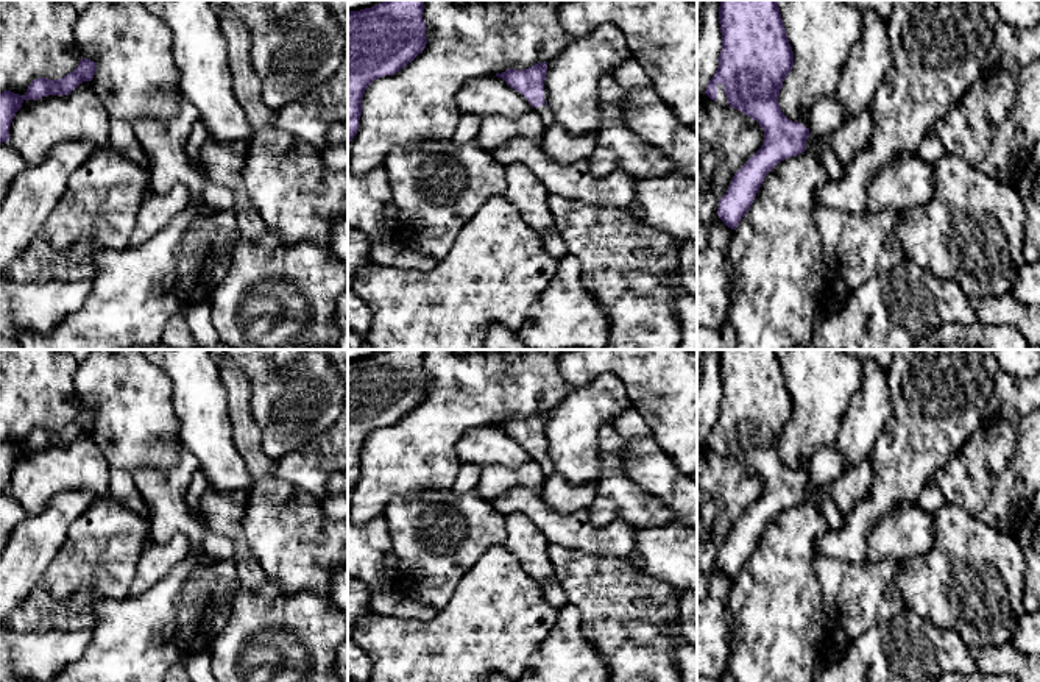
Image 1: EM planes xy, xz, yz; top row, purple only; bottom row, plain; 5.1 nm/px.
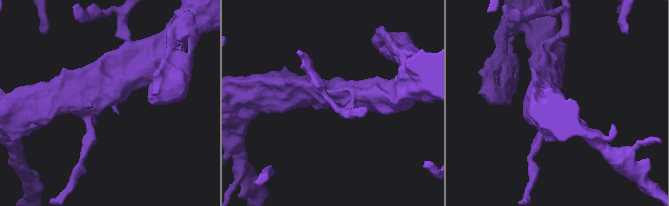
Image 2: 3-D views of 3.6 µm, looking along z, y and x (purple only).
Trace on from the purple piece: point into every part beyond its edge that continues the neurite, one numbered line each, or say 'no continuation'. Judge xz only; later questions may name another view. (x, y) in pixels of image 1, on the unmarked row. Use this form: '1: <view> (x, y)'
1: xz (546, 464)

